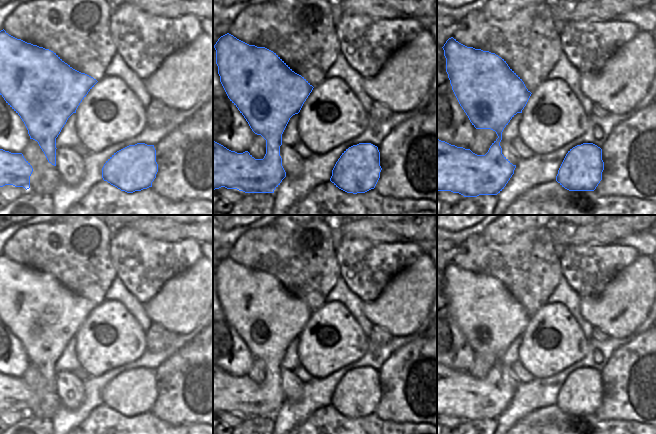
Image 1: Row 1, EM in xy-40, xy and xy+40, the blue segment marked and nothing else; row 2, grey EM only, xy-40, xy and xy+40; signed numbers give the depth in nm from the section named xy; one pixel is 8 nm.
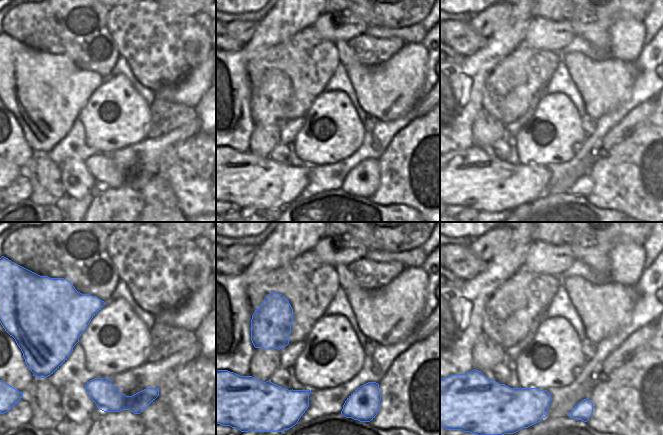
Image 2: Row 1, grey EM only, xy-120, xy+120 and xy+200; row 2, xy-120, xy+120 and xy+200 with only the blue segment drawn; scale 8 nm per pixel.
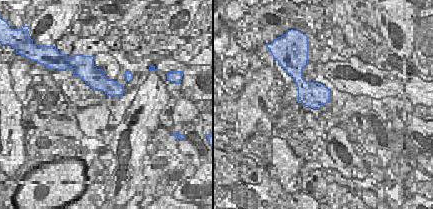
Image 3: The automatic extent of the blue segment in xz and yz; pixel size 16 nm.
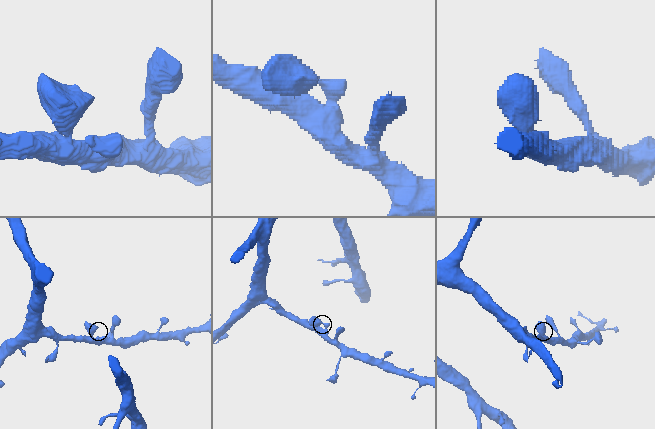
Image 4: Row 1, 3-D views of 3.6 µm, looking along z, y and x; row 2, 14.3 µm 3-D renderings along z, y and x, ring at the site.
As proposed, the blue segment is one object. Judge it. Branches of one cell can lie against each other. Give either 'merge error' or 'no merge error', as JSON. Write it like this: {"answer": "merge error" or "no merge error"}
{"answer": "no merge error"}

